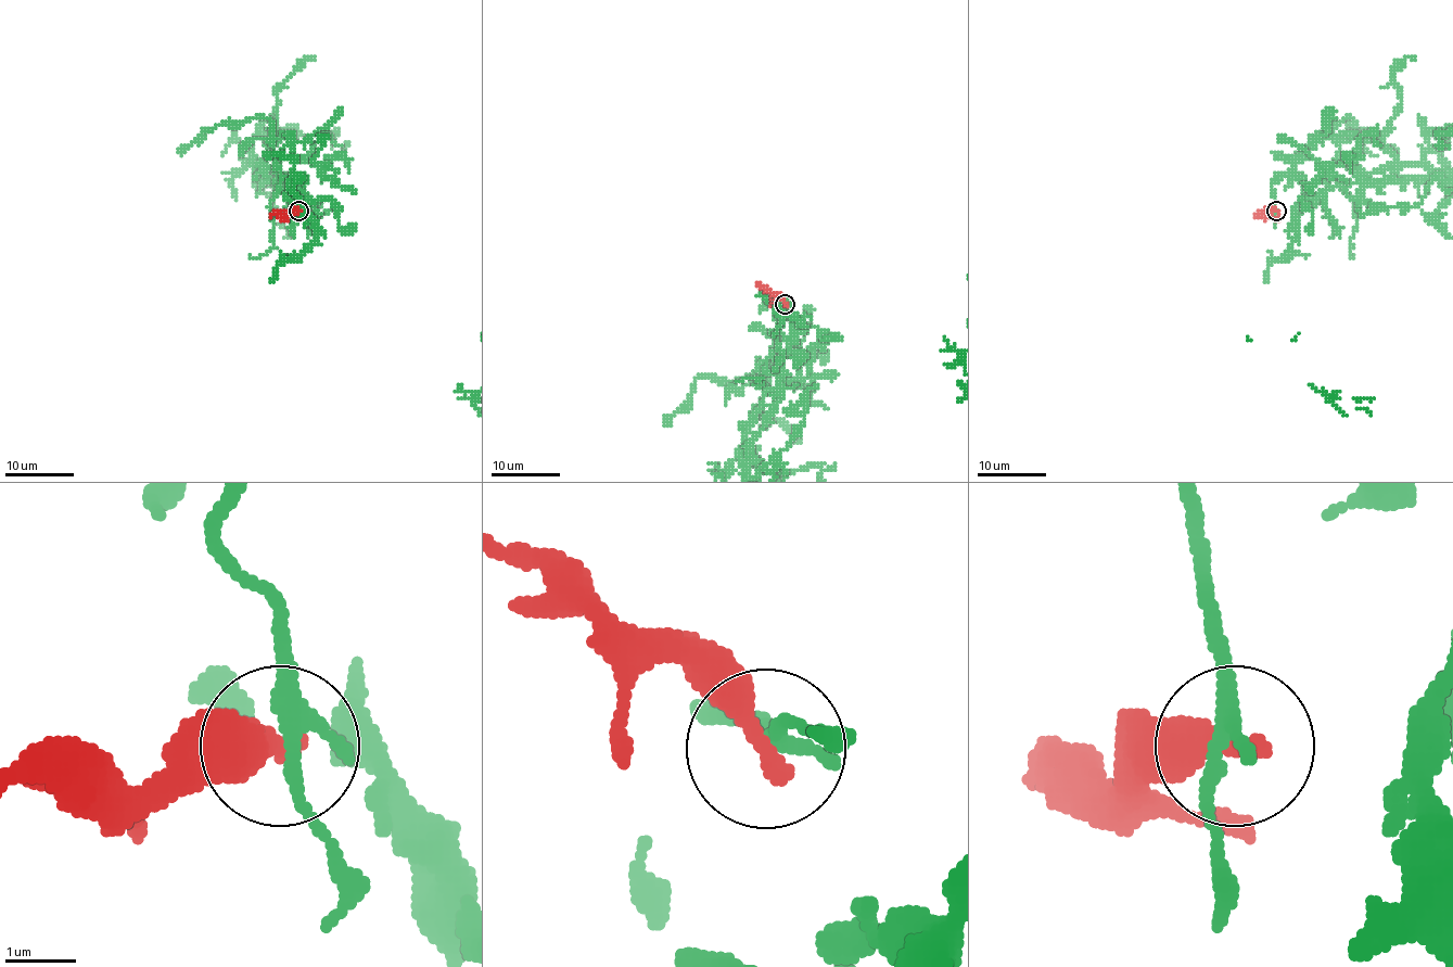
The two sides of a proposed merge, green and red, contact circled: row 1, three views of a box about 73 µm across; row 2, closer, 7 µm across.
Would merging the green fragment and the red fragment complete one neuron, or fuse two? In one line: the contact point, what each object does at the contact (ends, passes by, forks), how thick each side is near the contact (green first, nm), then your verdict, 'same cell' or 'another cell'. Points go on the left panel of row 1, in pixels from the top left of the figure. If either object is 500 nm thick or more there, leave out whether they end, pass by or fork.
at (298, 211); green passes by; red ends there; 280 nm thick on the green side, 400 nm on the other; another cell

